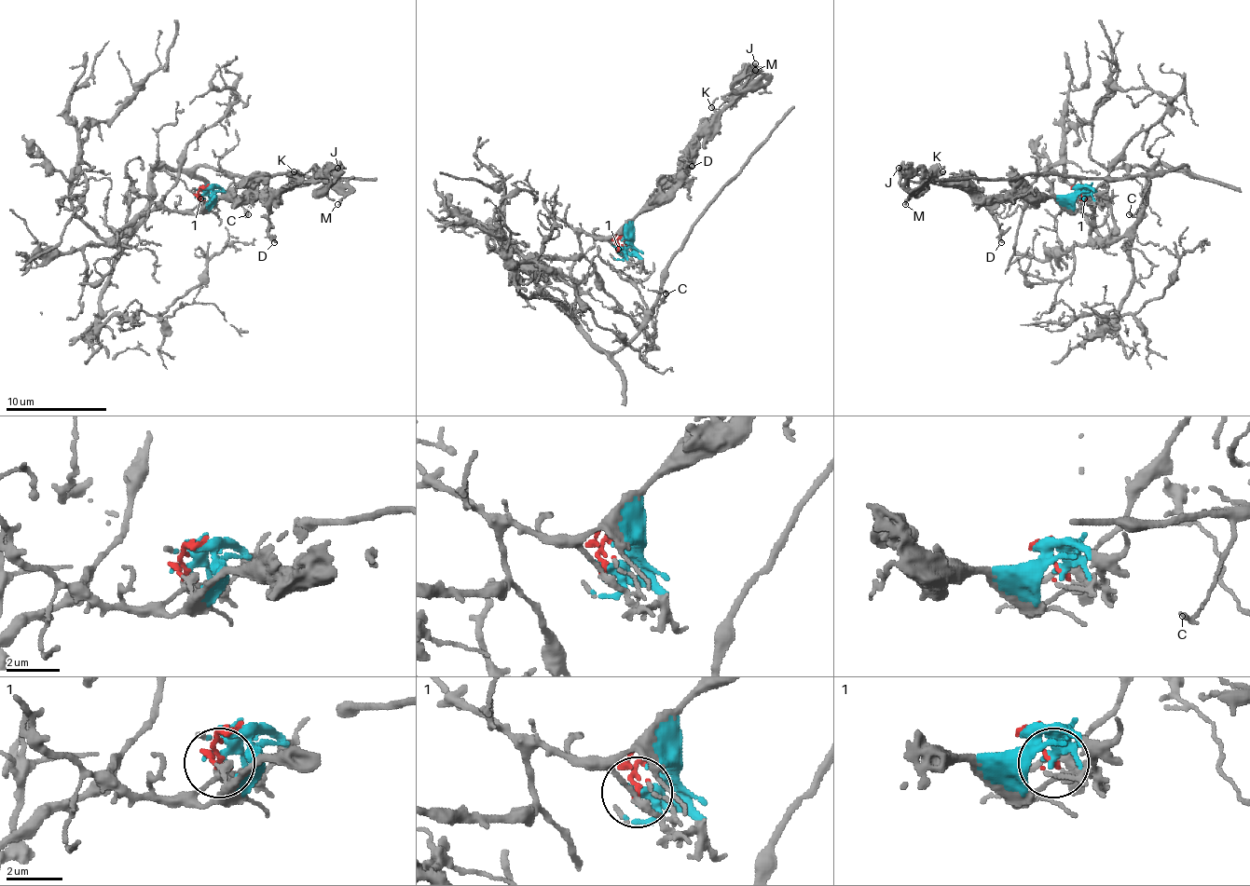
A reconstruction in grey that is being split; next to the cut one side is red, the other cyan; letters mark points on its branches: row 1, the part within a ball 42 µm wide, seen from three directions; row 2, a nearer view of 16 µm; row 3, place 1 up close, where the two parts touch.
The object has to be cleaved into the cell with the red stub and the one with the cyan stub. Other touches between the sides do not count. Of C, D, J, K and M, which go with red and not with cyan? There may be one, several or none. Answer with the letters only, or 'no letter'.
C

